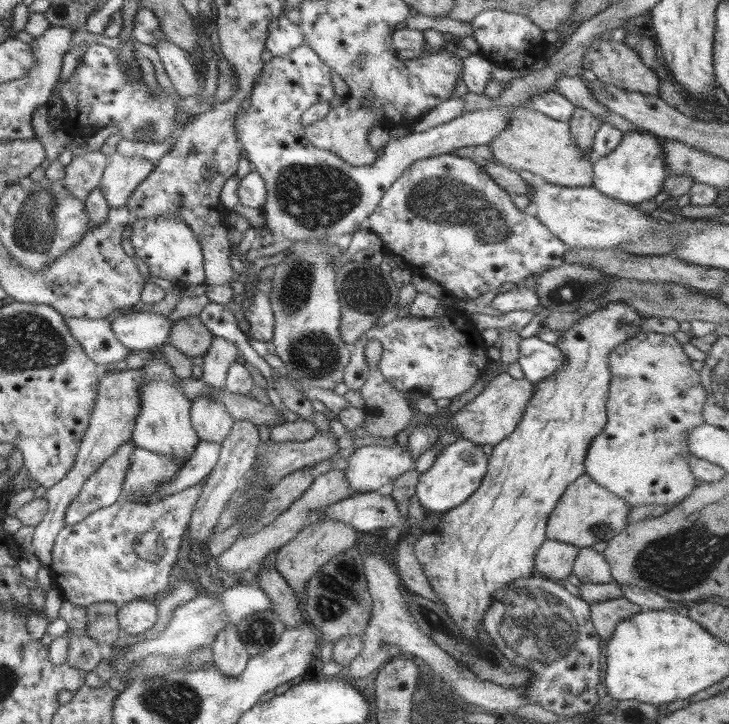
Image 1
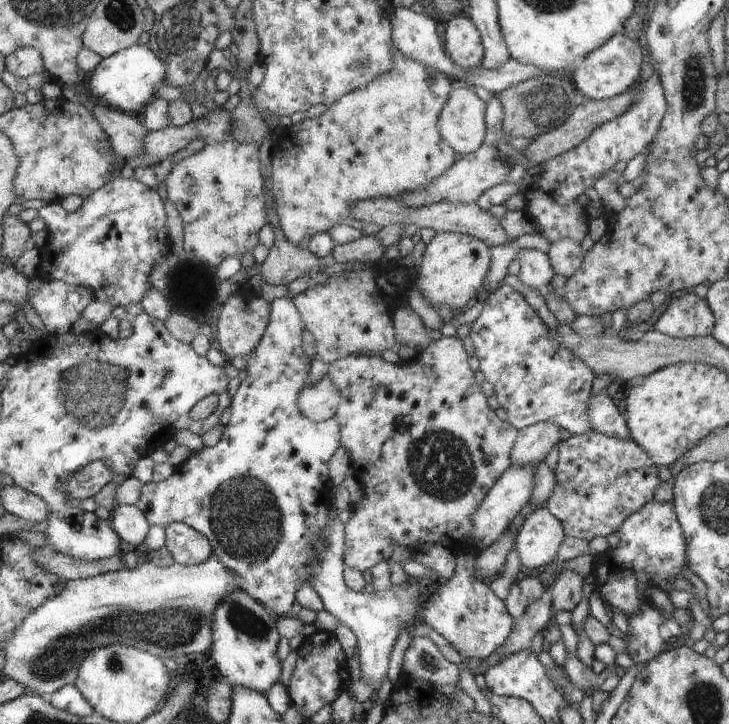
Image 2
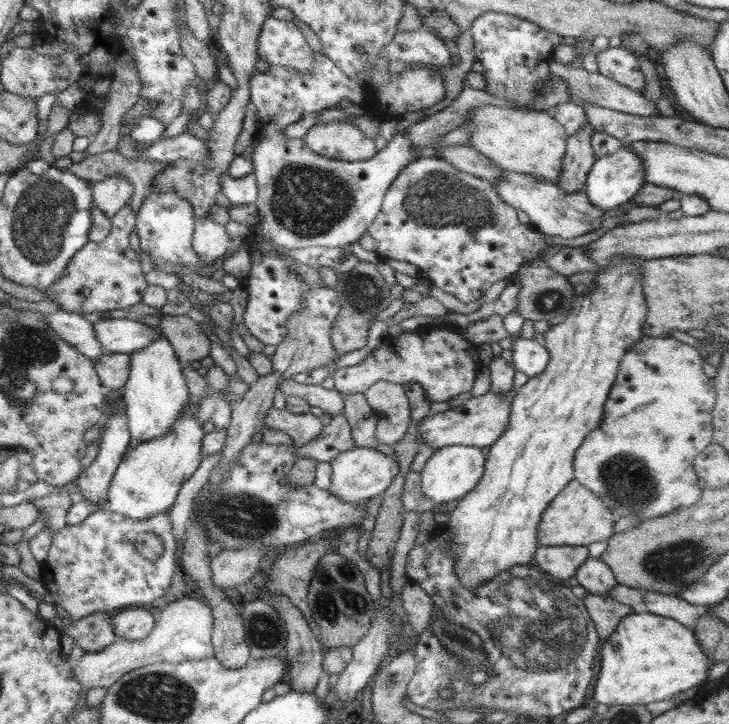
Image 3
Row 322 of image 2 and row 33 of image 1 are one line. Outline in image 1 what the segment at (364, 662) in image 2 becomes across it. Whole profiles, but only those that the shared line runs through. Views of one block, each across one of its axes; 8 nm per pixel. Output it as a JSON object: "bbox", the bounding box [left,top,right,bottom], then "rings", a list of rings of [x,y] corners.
{"bbox":[265,16,305,58],"rings":[[[279,16],[269,22],[265,50],[271,52],[273,58],[281,58],[285,54],[291,54],[301,44],[305,44],[305,40],[303,40],[303,34],[297,24],[291,24],[285,16]]]}

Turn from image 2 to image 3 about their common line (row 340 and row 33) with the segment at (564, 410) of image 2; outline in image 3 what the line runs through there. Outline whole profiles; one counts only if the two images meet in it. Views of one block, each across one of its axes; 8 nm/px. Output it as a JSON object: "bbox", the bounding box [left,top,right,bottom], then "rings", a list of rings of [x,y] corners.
{"bbox":[469,12,561,110],"rings":[[[483,12],[477,20],[473,20],[469,32],[475,46],[475,62],[481,62],[485,68],[485,92],[497,98],[507,98],[511,102],[509,108],[513,110],[533,110],[531,104],[535,92],[551,76],[549,62],[553,60],[553,50],[561,44],[561,36],[543,30],[525,18],[497,12]]]}

